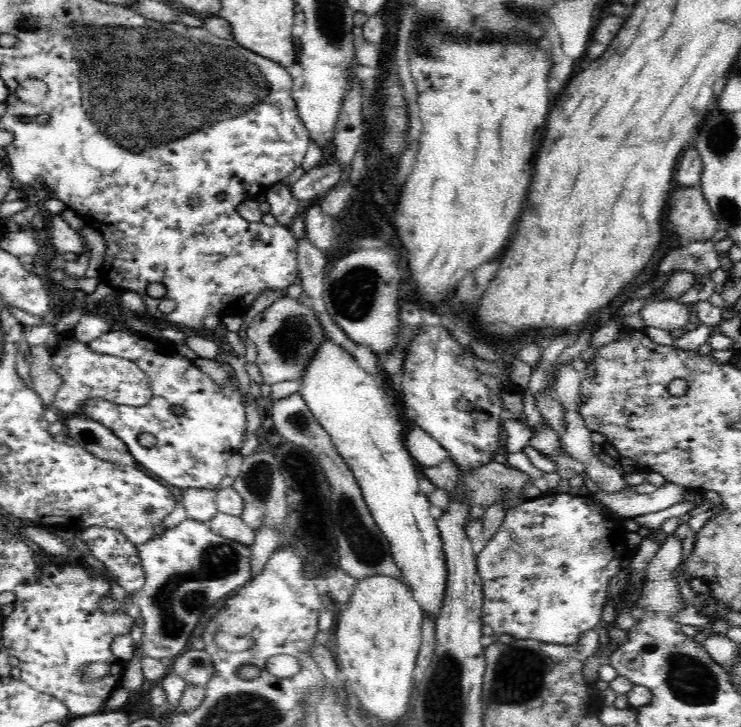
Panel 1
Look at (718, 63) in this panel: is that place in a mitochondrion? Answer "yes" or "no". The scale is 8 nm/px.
no

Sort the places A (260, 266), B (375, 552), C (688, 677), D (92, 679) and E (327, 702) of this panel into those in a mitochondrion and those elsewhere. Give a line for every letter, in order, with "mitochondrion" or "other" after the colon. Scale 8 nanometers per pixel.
A: other
B: mitochondrion
C: mitochondrion
D: other
E: other

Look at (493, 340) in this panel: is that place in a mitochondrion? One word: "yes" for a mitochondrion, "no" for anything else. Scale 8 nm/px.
no

